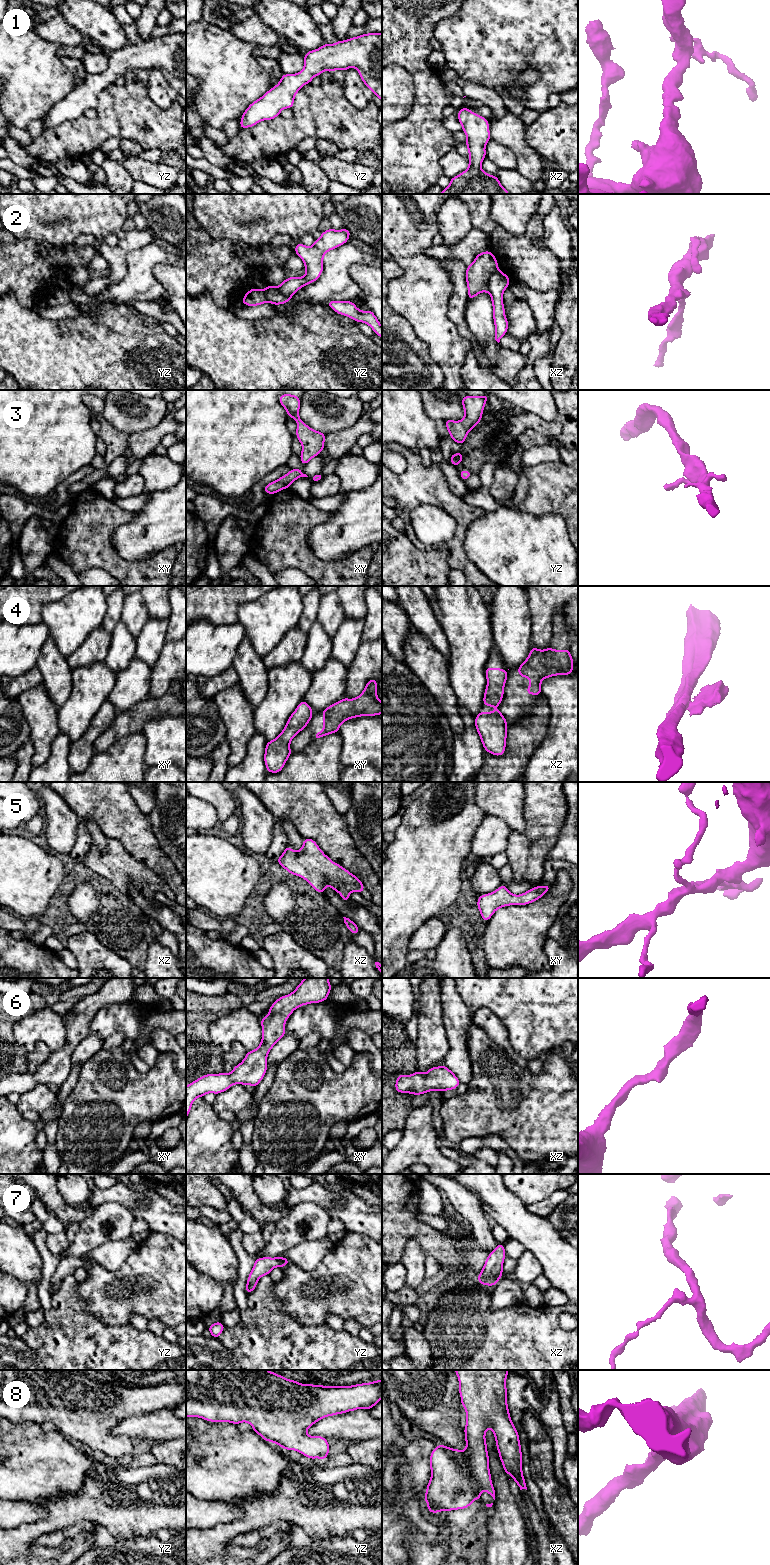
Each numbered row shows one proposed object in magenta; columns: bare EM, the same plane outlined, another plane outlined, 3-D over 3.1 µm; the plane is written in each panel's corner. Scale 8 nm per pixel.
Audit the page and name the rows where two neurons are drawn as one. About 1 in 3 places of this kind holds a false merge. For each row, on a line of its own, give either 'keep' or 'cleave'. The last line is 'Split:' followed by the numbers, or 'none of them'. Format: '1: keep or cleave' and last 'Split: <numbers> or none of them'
1: keep
2: cleave
3: keep
4: cleave
5: keep
6: keep
7: keep
8: keep
Split: 2, 4

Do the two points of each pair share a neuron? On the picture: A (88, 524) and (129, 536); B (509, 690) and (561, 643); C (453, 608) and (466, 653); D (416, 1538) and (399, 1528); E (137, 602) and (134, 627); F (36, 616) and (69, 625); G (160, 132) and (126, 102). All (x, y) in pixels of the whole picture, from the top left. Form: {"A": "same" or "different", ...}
{"A": "different", "B": "same", "C": "same", "D": "different", "E": "same", "F": "different", "G": "same"}

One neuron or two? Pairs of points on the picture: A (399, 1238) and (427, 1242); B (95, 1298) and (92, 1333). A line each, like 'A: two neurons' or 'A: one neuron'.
A: one neuron
B: two neurons

